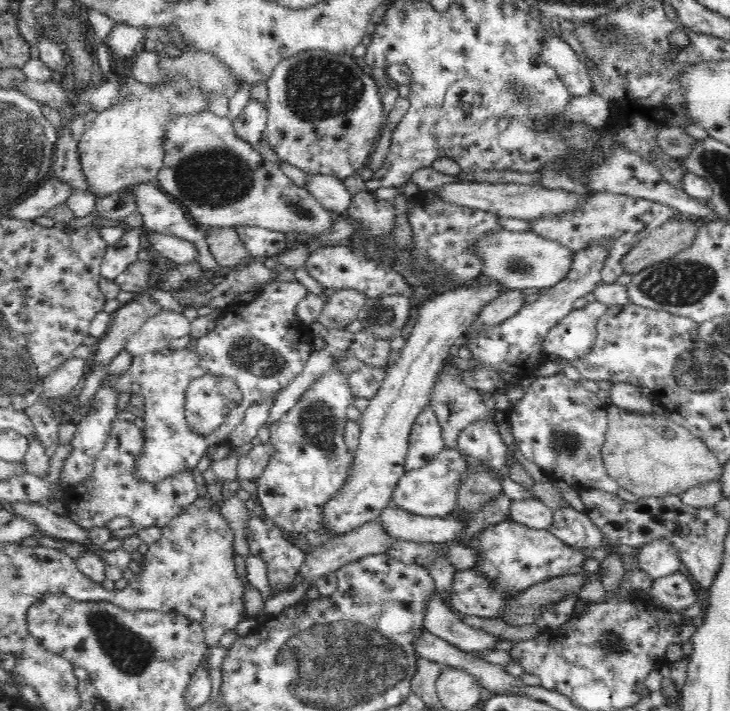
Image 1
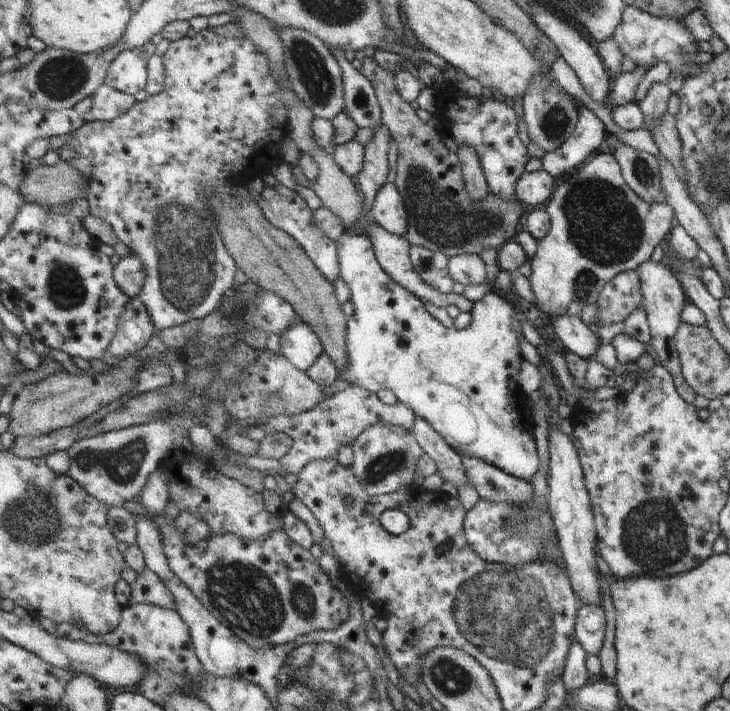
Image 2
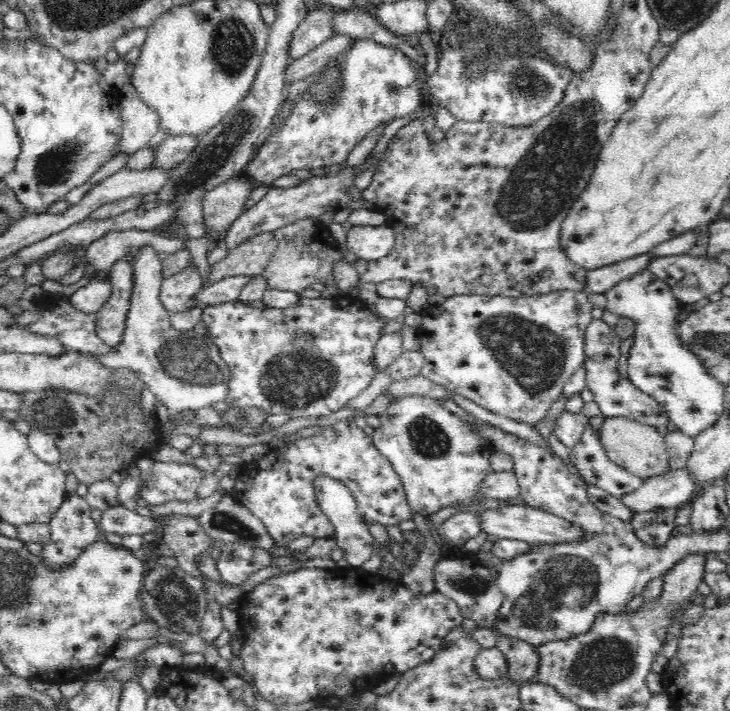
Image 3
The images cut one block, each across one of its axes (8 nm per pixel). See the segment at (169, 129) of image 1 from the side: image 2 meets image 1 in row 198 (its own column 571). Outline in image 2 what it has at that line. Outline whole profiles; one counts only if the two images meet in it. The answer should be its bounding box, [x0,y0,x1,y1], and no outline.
[529,152,674,322]

